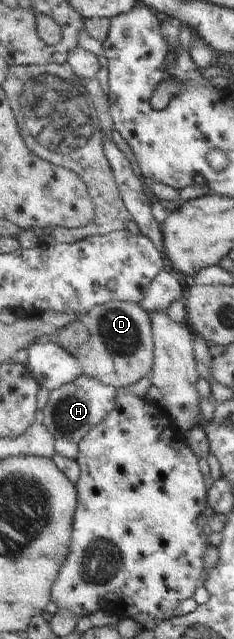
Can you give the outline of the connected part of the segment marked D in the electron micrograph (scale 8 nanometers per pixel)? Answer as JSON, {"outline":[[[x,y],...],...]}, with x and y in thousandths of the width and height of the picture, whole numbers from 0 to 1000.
{"outline":[[[487,471],[402,479],[355,499],[385,518],[385,529],[368,538],[333,545],[333,570],[350,573],[359,587],[402,588],[453,604],[496,607],[564,604],[607,592],[641,592],[658,579],[662,535],[654,532],[654,505],[641,501],[637,490],[594,476]]]}

